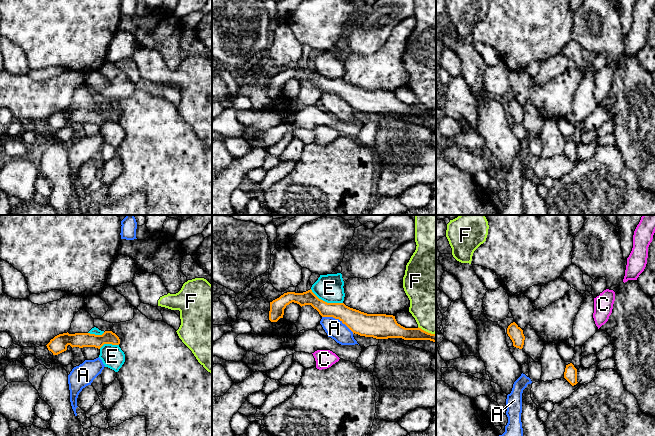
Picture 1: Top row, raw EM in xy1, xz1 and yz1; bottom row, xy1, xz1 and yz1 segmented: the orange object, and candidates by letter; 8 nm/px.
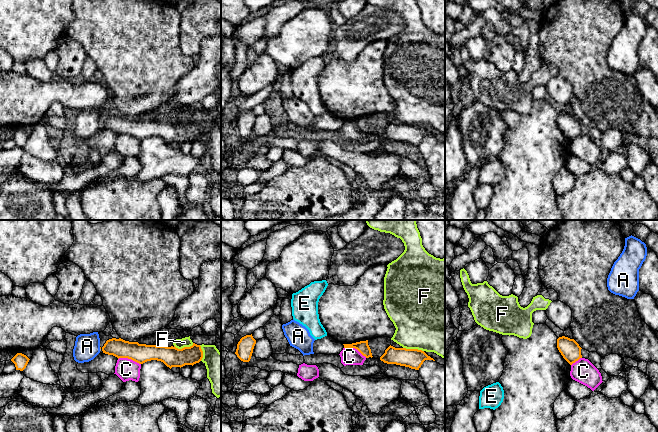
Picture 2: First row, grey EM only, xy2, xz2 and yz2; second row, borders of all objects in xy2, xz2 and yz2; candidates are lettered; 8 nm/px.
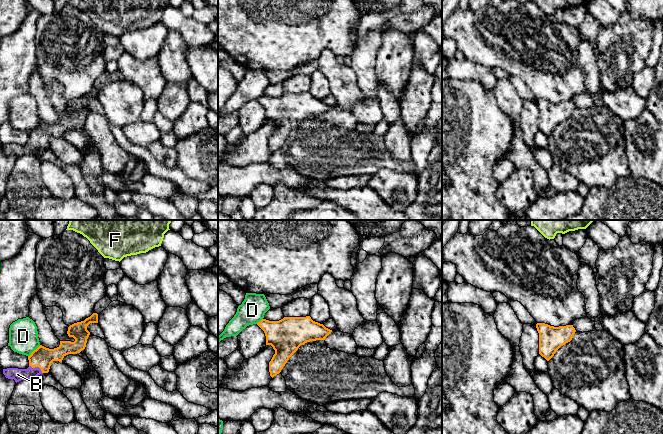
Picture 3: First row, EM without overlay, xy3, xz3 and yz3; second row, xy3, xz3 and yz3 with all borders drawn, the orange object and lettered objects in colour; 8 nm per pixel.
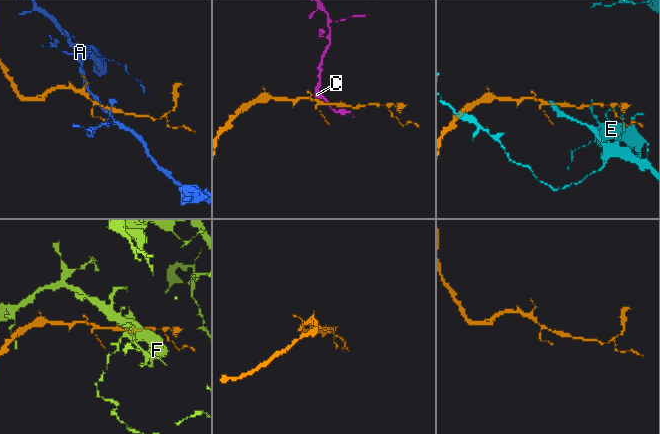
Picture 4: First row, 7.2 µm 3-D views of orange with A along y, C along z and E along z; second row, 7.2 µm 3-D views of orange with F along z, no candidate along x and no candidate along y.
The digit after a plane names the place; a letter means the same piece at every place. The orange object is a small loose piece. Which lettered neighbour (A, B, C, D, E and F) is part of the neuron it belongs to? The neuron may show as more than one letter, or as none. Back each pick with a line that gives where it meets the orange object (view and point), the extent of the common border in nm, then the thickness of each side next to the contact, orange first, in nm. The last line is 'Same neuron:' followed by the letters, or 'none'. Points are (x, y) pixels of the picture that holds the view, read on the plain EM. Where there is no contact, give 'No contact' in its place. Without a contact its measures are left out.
B: Touches orange at xy3 (37, 142). Shared border 130 nm. Thickness 170 nm (orange) against 100 nm
Same neuron: B

